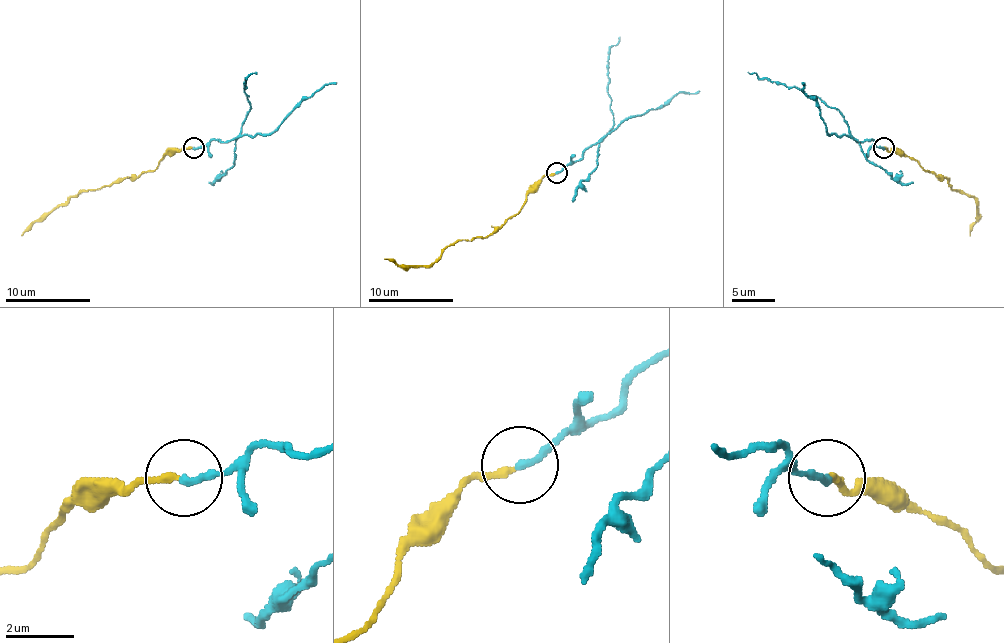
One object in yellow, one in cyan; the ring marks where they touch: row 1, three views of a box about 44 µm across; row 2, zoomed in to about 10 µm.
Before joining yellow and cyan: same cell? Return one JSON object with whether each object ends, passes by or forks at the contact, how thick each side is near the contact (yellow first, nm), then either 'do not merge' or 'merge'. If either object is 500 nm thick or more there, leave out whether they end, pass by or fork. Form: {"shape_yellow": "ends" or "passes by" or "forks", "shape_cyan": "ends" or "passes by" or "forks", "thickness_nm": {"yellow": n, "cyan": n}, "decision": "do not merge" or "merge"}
{"shape_yellow": "ends", "shape_cyan": "ends", "thickness_nm": {"yellow": 200, "cyan": 240}, "decision": "do not merge"}

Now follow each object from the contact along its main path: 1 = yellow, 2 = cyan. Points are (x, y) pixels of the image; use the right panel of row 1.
1: (885, 147), (902, 151), (925, 171), (932, 171), (949, 181), (953, 190), (962, 190), (977, 200), (970, 235)
2: (883, 147), (872, 141), (857, 141), (838, 111), (795, 87), (748, 72)

